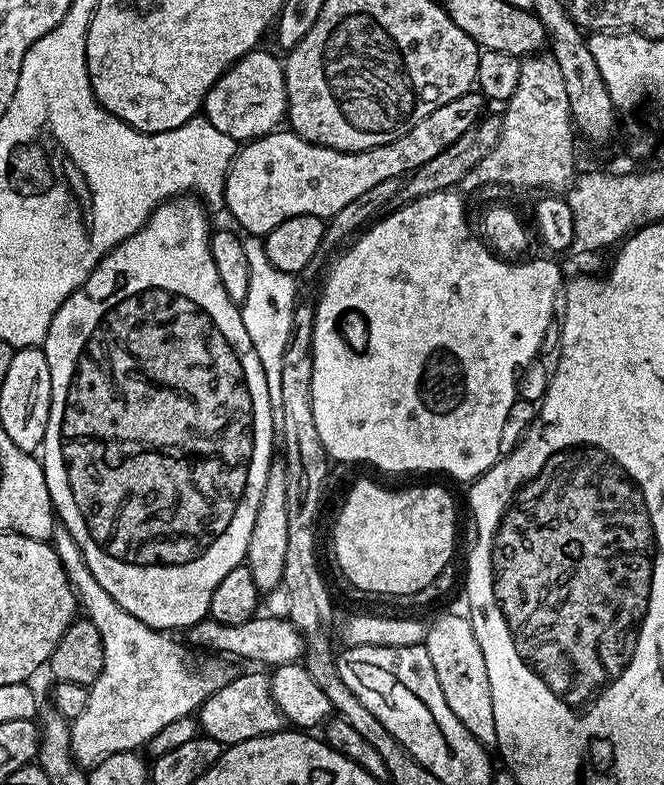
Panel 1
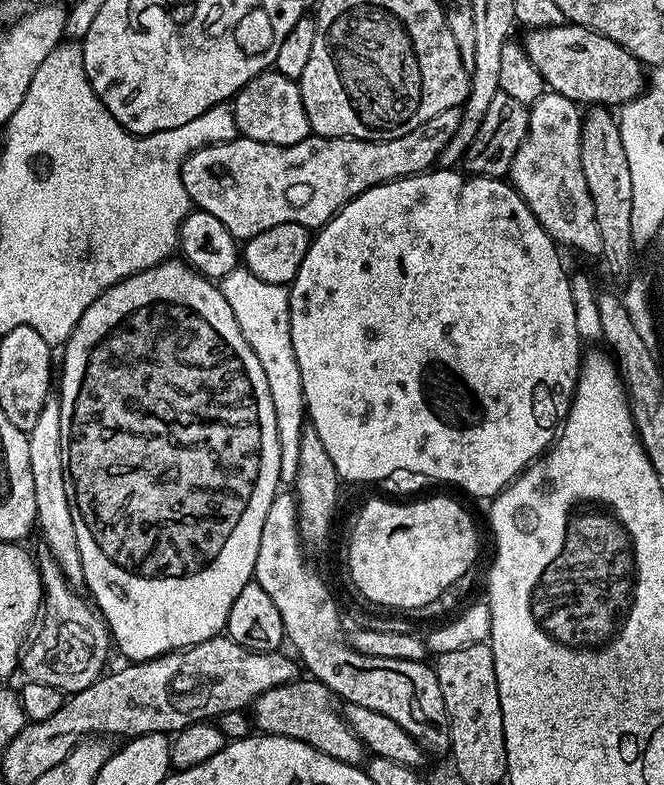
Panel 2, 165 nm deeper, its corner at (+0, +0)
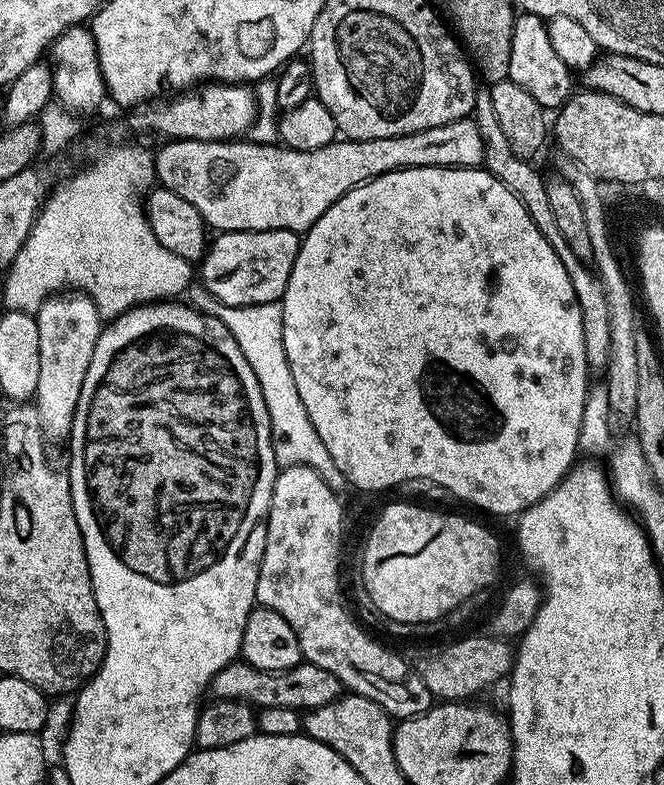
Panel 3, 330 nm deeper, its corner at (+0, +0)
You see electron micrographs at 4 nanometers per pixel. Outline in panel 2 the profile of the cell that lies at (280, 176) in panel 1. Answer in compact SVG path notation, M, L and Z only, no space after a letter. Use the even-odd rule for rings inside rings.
M309 135L307 140L297 144L263 144L257 140L245 140L237 138L227 142L217 142L199 148L197 152L192 152L180 165L180 181L184 184L184 189L188 191L188 197L192 199L193 205L201 212L214 214L218 222L222 222L230 230L230 234L235 236L237 241L247 242L252 237L262 234L279 224L294 222L295 224L304 224L309 230L319 229L328 223L333 216L339 212L340 207L348 204L358 194L362 194L368 188L374 187L375 184L383 184L384 181L384 148L372 148L375 140L349 140L342 136L318 136Z

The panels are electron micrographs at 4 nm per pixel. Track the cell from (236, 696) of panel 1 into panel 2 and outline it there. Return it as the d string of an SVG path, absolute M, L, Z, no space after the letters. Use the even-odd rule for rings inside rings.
M297 678L290 684L266 690L257 700L253 700L250 715L255 727L265 736L301 740L306 742L306 746L314 746L314 750L322 750L322 754L330 754L330 758L338 762L359 765L365 759L366 749L344 719L341 709L336 709L337 697L320 680L307 679Z

